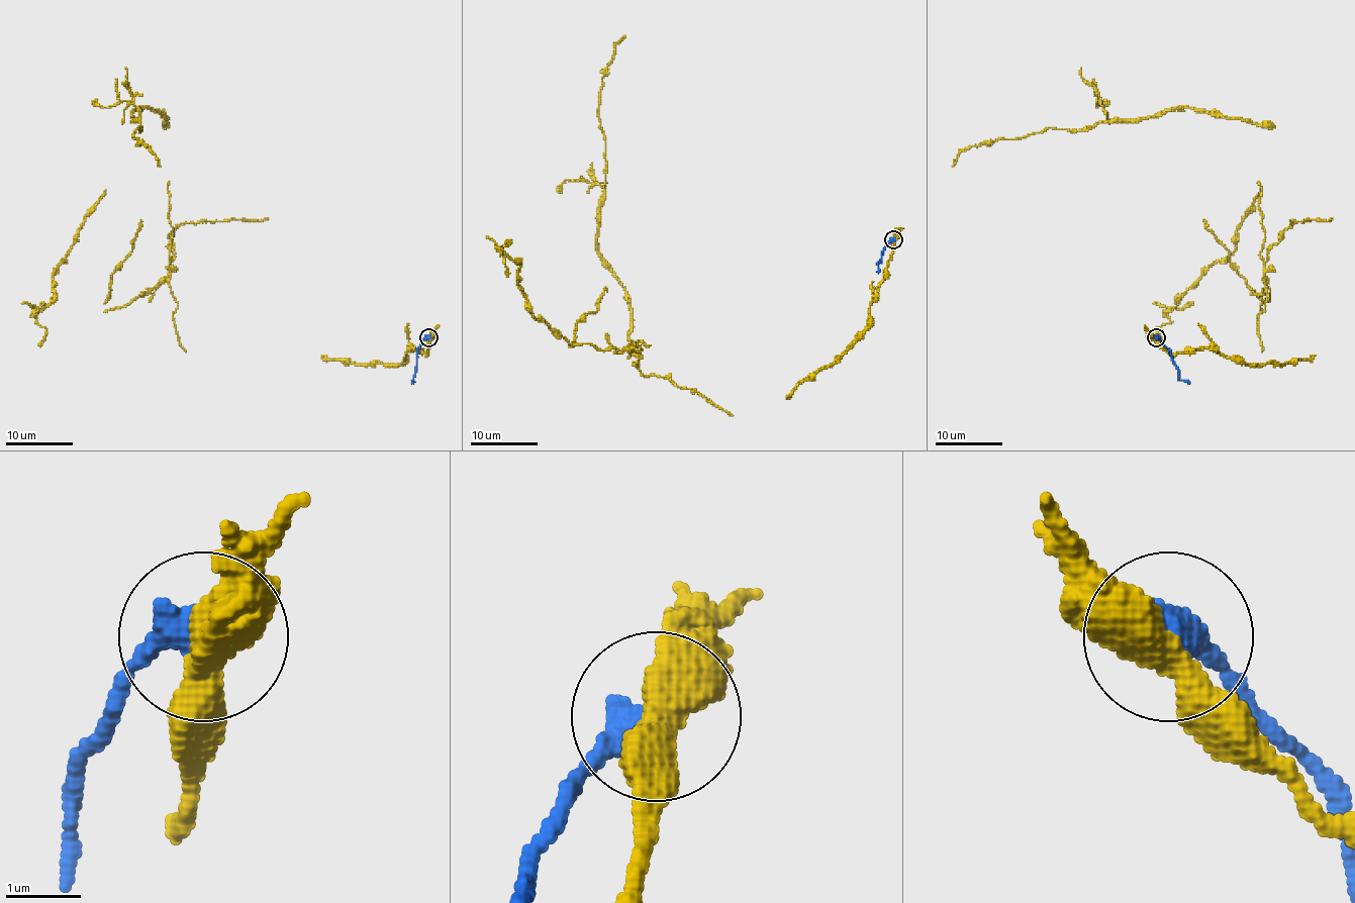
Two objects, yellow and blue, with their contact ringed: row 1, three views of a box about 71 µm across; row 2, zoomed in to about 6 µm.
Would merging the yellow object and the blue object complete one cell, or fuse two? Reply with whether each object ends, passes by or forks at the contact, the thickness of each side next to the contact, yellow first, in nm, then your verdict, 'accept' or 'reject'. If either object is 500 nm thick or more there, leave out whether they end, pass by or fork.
550/500 nm | reject

